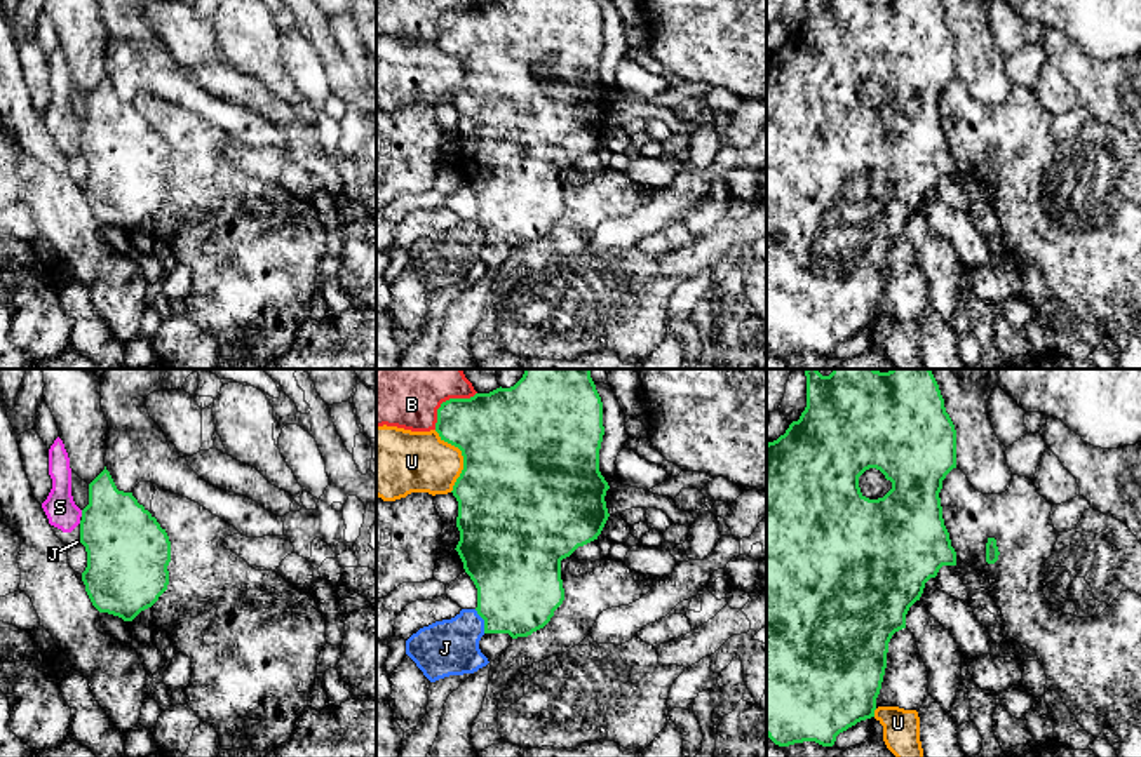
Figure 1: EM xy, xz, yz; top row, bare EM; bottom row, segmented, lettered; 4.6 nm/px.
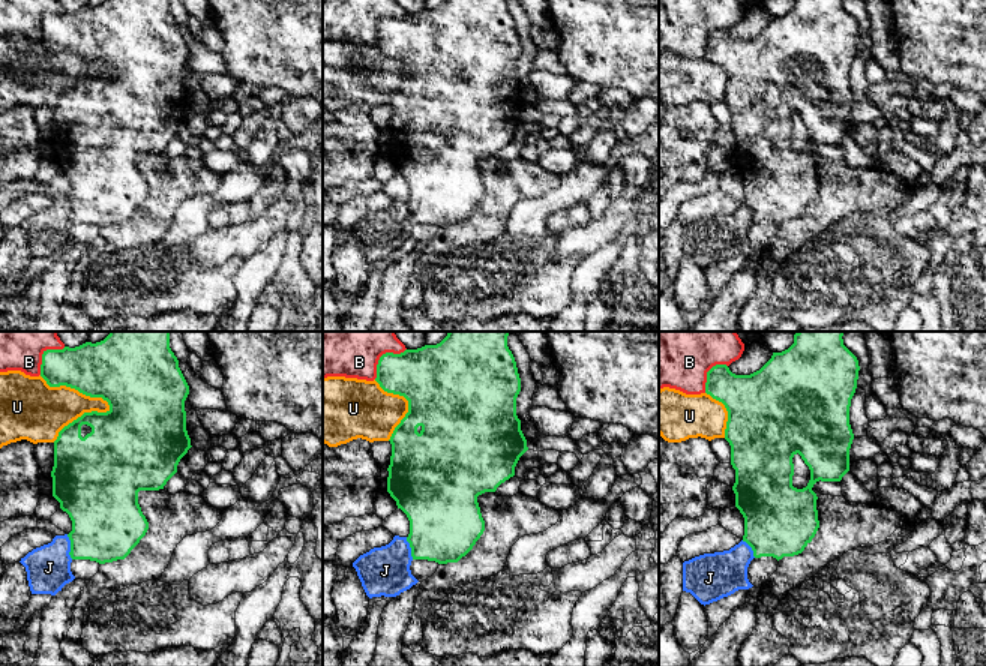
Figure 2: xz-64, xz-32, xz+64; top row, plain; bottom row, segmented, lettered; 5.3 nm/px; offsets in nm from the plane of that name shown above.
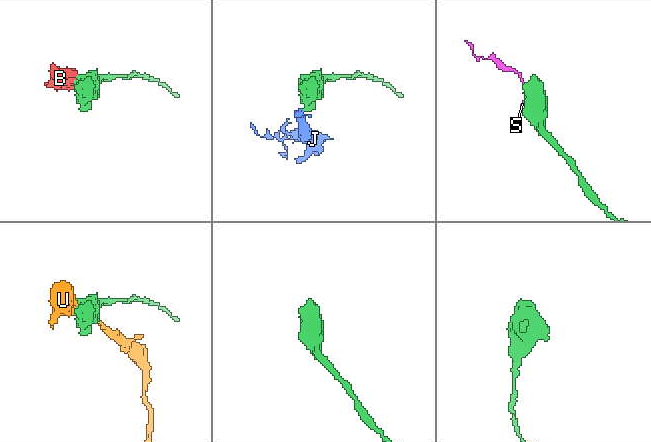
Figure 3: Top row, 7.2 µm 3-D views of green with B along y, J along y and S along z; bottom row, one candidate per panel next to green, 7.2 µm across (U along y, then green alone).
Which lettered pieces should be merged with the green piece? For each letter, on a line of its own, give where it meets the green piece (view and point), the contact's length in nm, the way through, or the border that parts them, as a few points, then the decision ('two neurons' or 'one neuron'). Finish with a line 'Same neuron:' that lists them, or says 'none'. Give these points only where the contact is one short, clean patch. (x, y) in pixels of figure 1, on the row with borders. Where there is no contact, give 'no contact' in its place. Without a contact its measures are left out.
B: xz (446, 401) | 260 nm | two neurons
J: xz (485, 622) | 120 nm | along xz (474, 609), (483, 620), (485, 632) | two neurons
S: xy (82, 514) | 30 nm | two neurons
U: xz (464, 458) | 300 nm | two neurons
Same neuron: none

